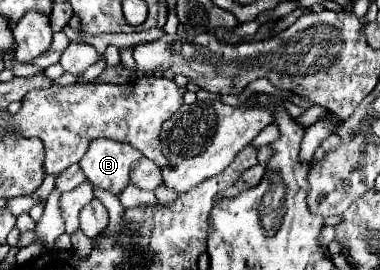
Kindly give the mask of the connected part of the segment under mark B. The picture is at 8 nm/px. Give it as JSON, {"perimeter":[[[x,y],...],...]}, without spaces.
{"perimeter":[[[94,139],[80,161],[80,167],[94,189],[104,189],[120,195],[132,177],[132,165],[142,153],[126,143],[112,139]]]}

